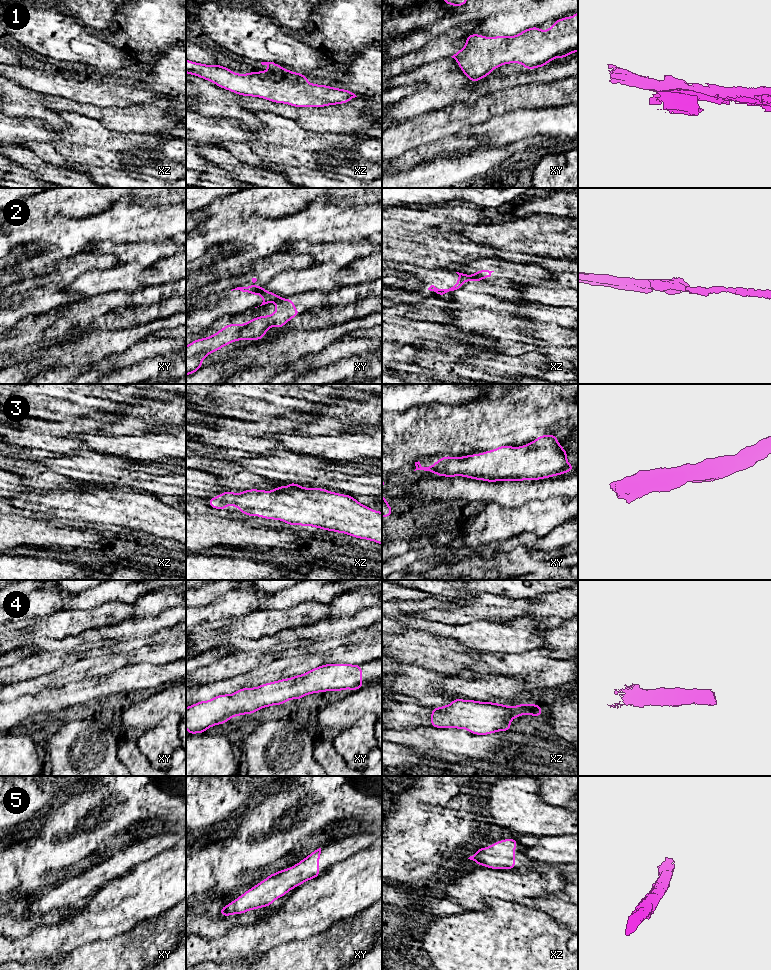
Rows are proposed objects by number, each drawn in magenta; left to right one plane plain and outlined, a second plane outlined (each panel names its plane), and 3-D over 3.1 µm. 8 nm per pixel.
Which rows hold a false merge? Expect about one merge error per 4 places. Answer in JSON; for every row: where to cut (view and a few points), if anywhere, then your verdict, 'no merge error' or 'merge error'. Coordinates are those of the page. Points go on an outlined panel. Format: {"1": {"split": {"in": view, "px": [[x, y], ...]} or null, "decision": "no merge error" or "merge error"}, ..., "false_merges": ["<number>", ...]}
{"1": {"split": null, "decision": "no merge error"}, "2": {"split": {"in": "xz", "px": [[474, 274], [481, 279]]}, "decision": "merge error"}, "3": {"split": null, "decision": "no merge error"}, "4": {"split": null, "decision": "no merge error"}, "5": {"split": null, "decision": "no merge error"}, "false_merges": ["2"]}

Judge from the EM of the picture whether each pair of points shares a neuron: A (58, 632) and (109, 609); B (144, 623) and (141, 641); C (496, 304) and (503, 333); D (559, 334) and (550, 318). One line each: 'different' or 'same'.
A: same
B: different
C: different
D: different

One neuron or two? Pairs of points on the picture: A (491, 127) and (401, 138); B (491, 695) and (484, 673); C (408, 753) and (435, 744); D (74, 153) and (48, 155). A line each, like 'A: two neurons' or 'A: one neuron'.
A: two neurons
B: two neurons
C: two neurons
D: one neuron

